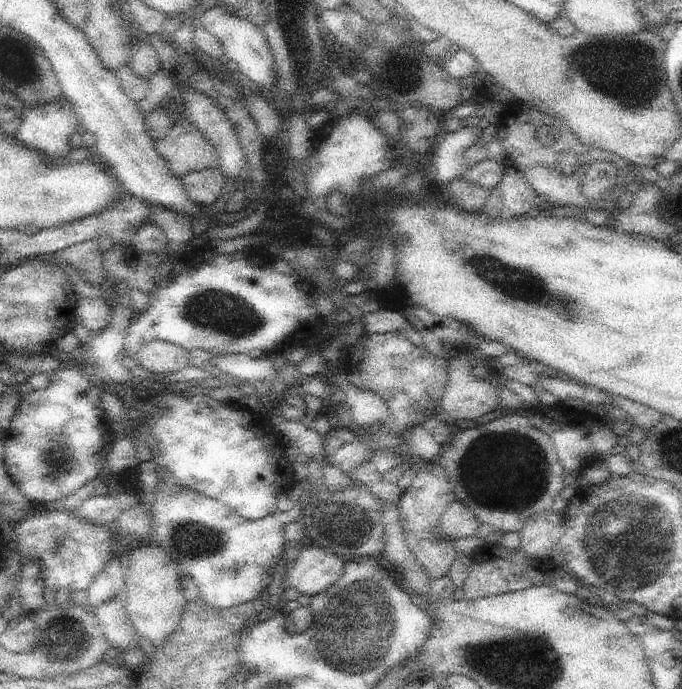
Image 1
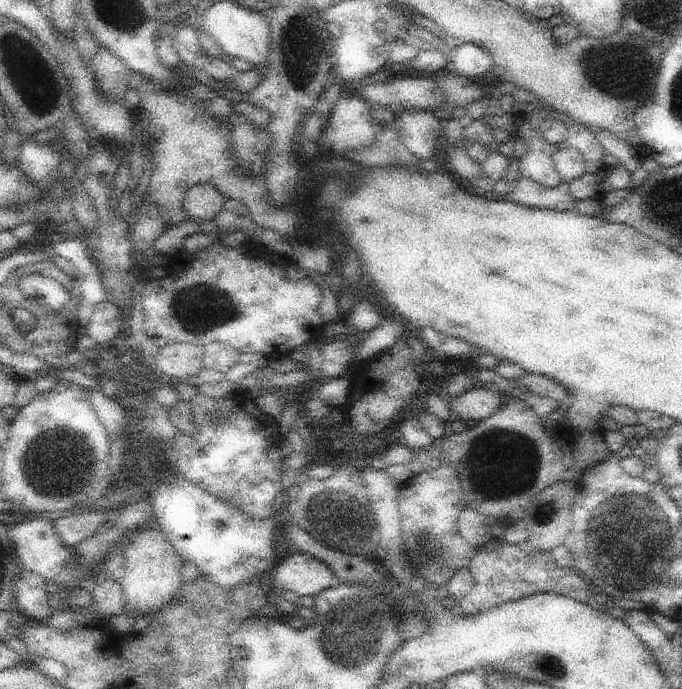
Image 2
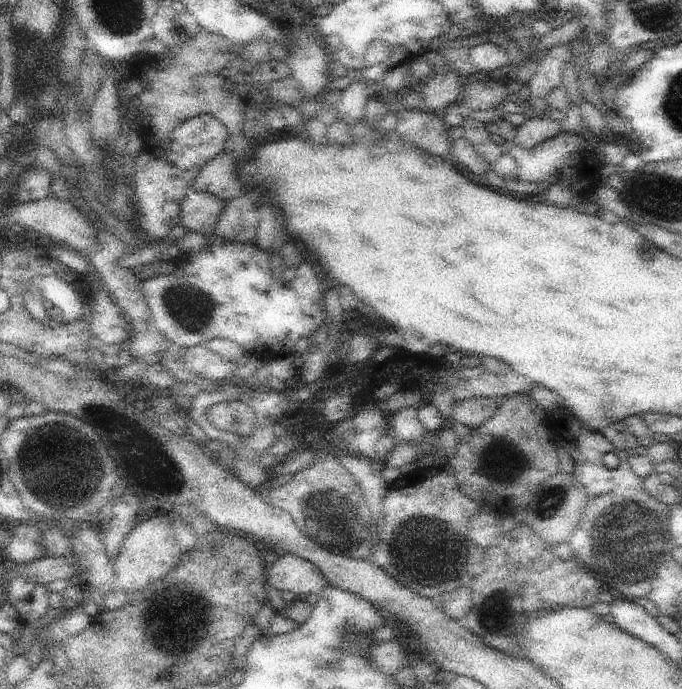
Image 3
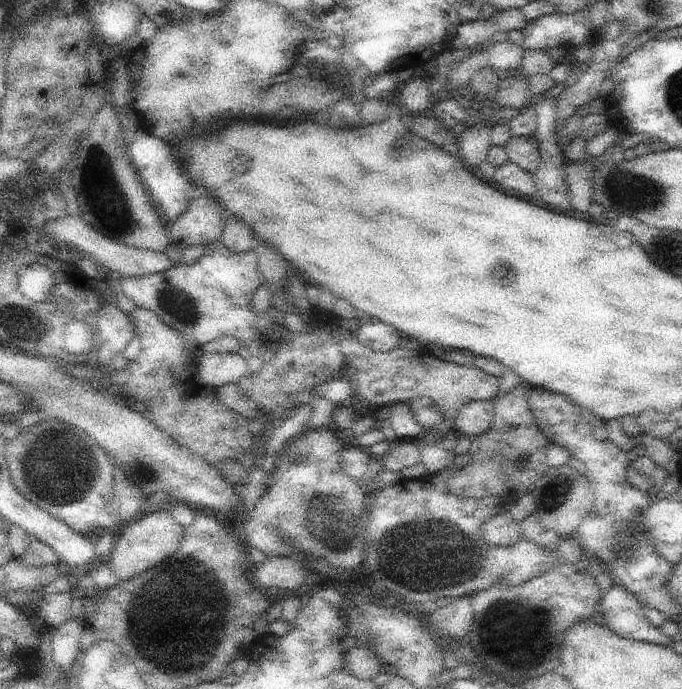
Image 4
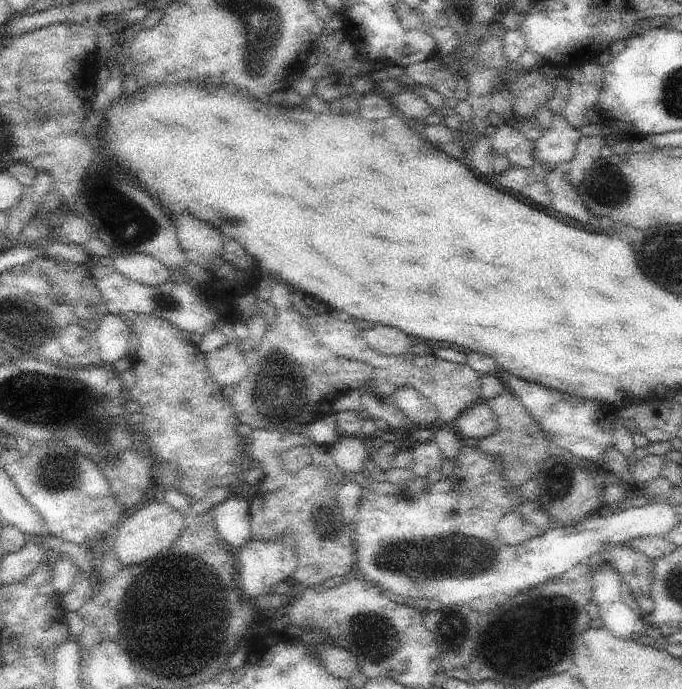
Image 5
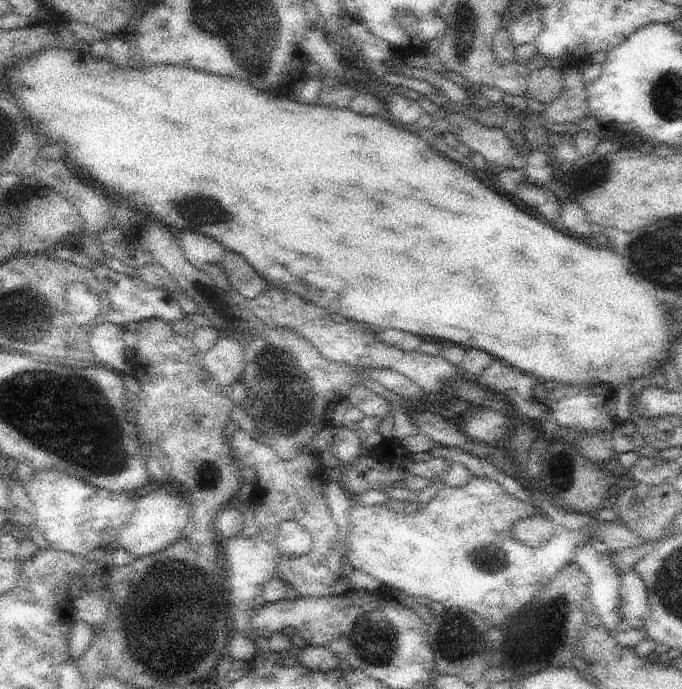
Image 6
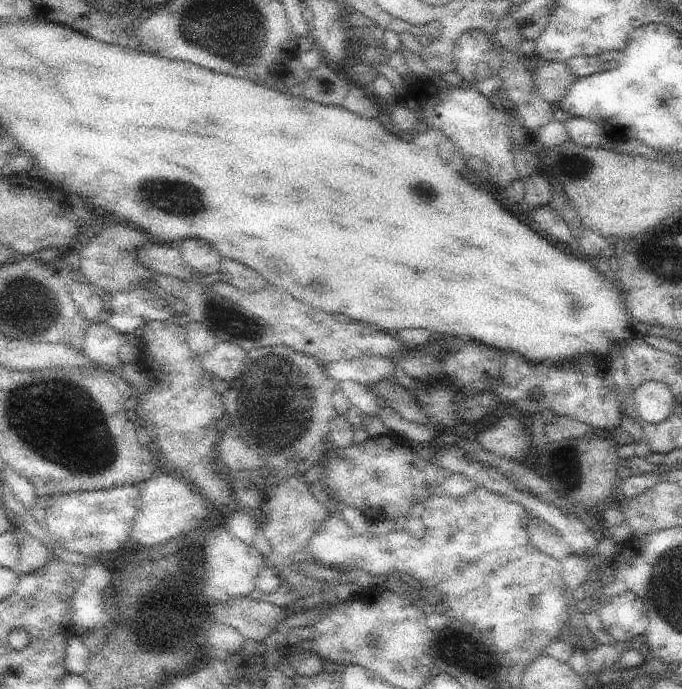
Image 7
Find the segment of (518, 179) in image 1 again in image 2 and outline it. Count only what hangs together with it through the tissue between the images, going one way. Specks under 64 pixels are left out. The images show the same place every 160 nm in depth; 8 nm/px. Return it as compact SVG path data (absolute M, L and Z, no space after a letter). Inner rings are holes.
M526 176L519 178L516 188L508 200L548 210L569 211L580 206L572 196L568 183L562 183L556 188L548 188Z

